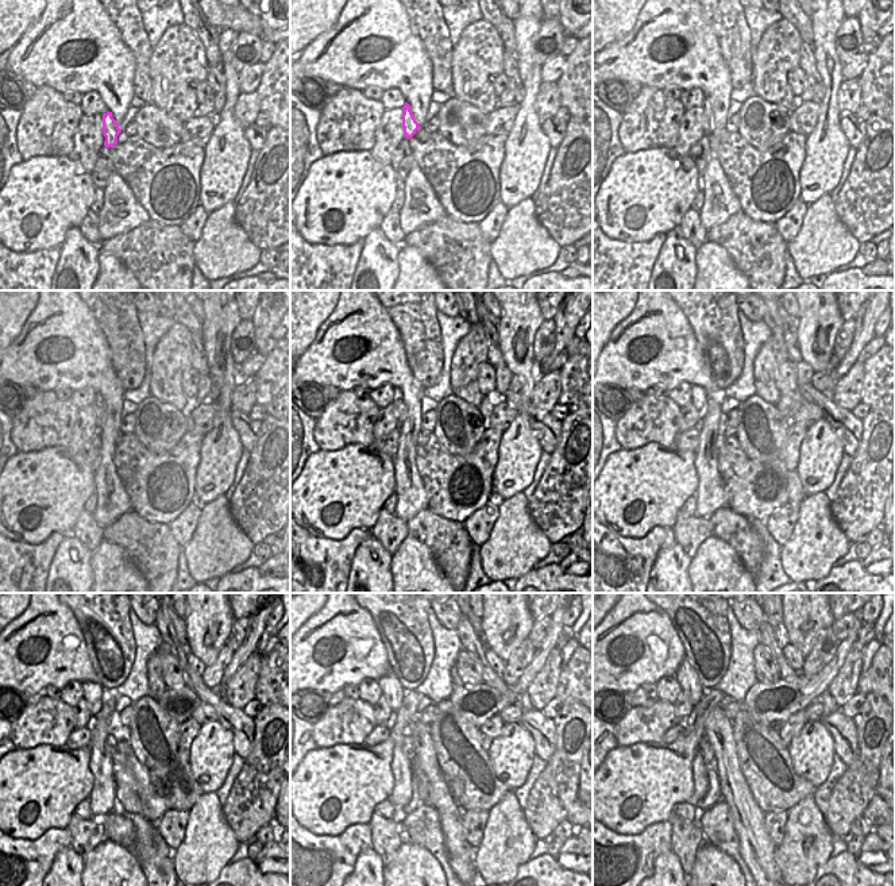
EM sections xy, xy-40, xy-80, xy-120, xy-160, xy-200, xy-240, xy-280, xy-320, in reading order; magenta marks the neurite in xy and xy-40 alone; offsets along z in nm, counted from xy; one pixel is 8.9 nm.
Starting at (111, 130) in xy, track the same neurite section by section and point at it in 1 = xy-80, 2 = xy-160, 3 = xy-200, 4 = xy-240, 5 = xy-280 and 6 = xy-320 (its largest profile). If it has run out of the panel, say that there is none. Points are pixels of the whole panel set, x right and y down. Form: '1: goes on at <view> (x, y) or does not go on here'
1: goes on at xy-80 (706, 108)
2: goes on at xy-160 (398, 396)
3: goes on at xy-200 (698, 395)
4: goes on at xy-240 (92, 692)
5: goes on at xy-280 (392, 689)
6: goes on at xy-320 (686, 677)

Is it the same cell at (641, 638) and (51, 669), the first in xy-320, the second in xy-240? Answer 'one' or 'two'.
one

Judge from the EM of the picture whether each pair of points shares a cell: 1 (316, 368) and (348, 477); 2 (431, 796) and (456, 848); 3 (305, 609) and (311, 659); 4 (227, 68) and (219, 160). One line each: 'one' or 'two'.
1: two
2: one
3: two
4: one

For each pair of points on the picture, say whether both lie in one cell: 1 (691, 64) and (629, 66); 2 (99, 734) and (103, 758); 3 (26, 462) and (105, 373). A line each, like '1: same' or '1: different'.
1: same
2: same
3: different

